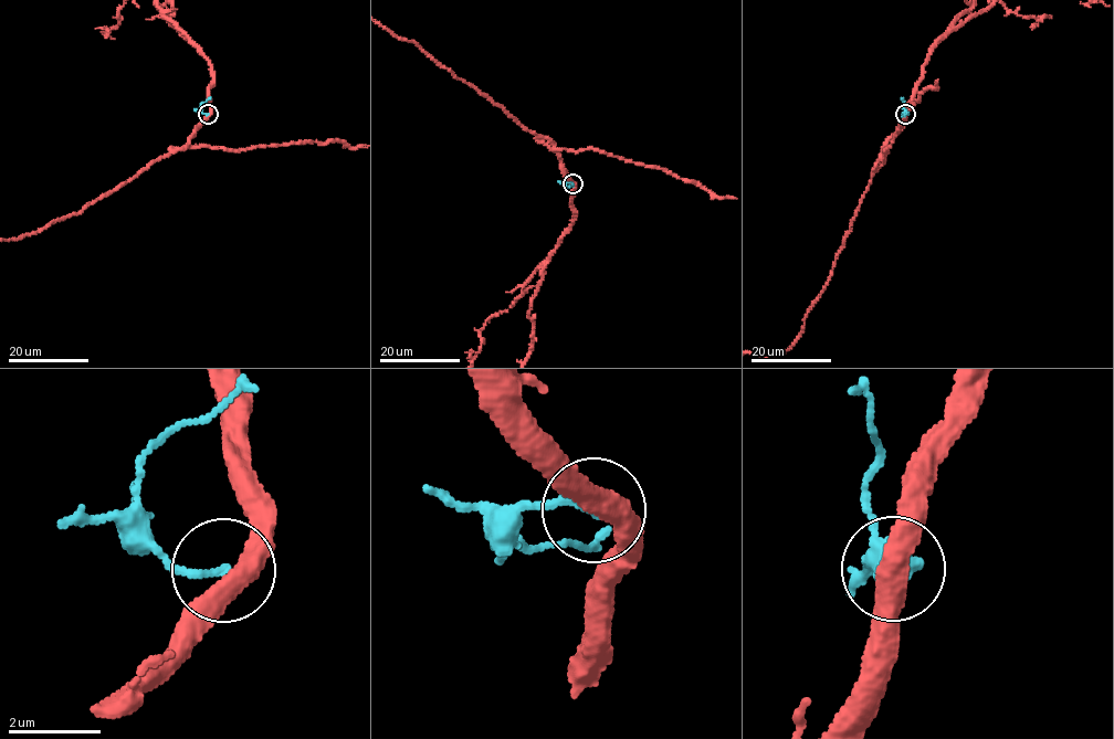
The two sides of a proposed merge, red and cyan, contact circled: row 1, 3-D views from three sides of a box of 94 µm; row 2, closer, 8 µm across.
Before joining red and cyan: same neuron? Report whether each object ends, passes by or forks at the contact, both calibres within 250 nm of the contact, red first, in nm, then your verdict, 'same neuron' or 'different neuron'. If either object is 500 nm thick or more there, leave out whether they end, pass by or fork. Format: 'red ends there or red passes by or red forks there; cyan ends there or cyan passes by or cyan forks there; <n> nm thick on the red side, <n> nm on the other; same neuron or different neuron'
red passes by; cyan ends there; 480 nm thick on the red side, 170 nm on the other; different neuron

